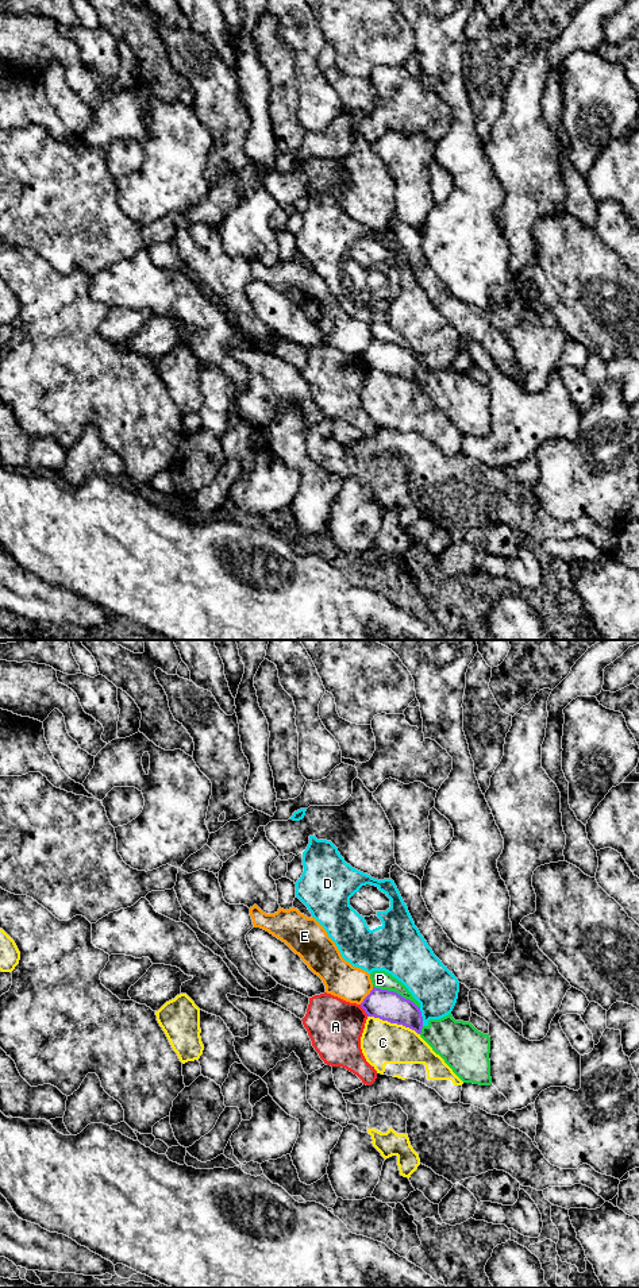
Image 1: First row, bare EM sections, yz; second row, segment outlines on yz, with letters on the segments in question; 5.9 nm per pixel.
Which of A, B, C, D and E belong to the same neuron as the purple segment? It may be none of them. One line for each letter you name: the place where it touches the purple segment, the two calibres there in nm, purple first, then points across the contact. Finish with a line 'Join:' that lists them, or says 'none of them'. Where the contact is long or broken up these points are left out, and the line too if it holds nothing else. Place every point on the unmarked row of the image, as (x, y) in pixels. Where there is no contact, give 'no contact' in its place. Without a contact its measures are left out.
Join: none of them

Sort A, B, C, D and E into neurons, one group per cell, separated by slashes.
A / B / C / D / E

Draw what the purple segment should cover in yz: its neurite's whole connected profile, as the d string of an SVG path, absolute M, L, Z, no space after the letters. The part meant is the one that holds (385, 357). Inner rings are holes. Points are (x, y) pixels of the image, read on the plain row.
M373 339L370 346L361 355L361 359L367 369L403 377L415 382L417 386L421 385L423 369L420 359L394 343Z

